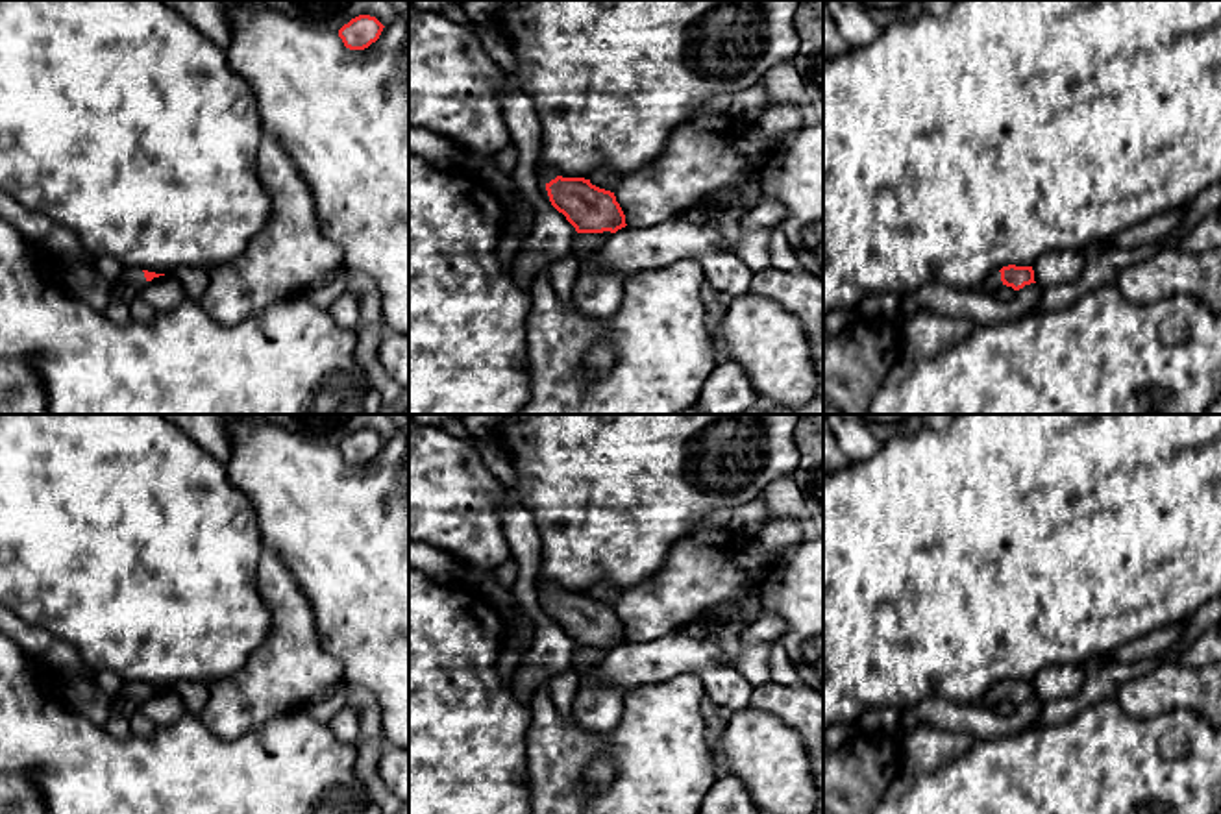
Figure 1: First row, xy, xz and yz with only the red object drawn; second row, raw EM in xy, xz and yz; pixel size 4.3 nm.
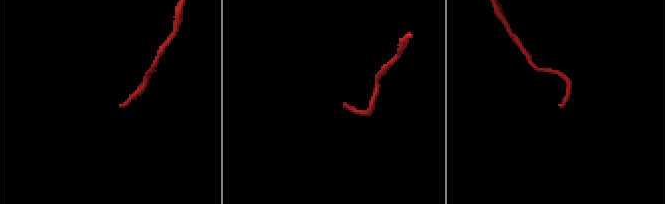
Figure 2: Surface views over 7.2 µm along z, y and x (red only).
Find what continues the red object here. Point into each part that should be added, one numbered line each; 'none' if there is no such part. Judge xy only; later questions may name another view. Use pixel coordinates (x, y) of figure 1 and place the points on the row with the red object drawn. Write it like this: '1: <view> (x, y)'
1: xy (132, 282)

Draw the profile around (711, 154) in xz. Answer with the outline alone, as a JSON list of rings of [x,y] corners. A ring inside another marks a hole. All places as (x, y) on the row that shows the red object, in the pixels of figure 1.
[[[697,115],[673,131],[657,159],[622,176],[614,196],[625,224],[651,228],[707,207],[710,222],[753,274],[770,268],[771,229],[744,229],[746,207],[716,200],[760,174],[771,150],[788,139],[766,137],[753,115]]]

